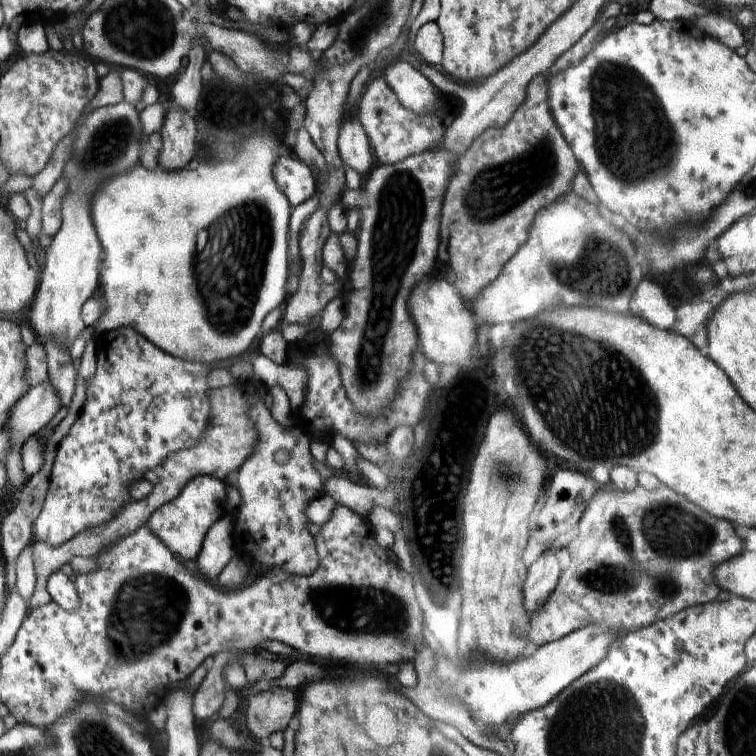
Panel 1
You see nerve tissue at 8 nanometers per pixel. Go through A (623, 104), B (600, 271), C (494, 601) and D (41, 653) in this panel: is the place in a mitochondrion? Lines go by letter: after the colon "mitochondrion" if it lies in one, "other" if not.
A: mitochondrion
B: mitochondrion
C: other
D: other

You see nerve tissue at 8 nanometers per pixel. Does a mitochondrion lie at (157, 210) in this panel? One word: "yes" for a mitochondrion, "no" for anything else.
no

